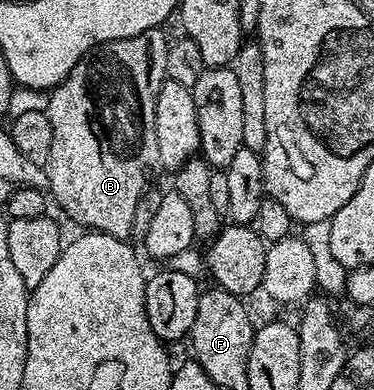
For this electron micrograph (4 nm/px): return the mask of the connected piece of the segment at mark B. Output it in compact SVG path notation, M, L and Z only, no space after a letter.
M160 27L147 29L133 37L114 39L113 41L97 45L95 49L90 50L85 57L80 59L79 63L70 71L70 75L66 75L66 79L61 85L57 85L55 89L51 90L46 110L50 119L50 127L54 127L54 143L50 146L50 159L46 166L49 175L50 197L52 195L53 199L60 204L61 211L70 220L84 225L80 227L83 227L85 230L123 237L125 239L131 238L132 224L136 221L136 212L141 212L144 191L150 185L148 176L151 175L152 168L157 168L160 165L160 160L158 159L158 138L154 136L154 103L158 103L158 91L166 79L166 51L170 41L169 38L164 38L164 31Z

